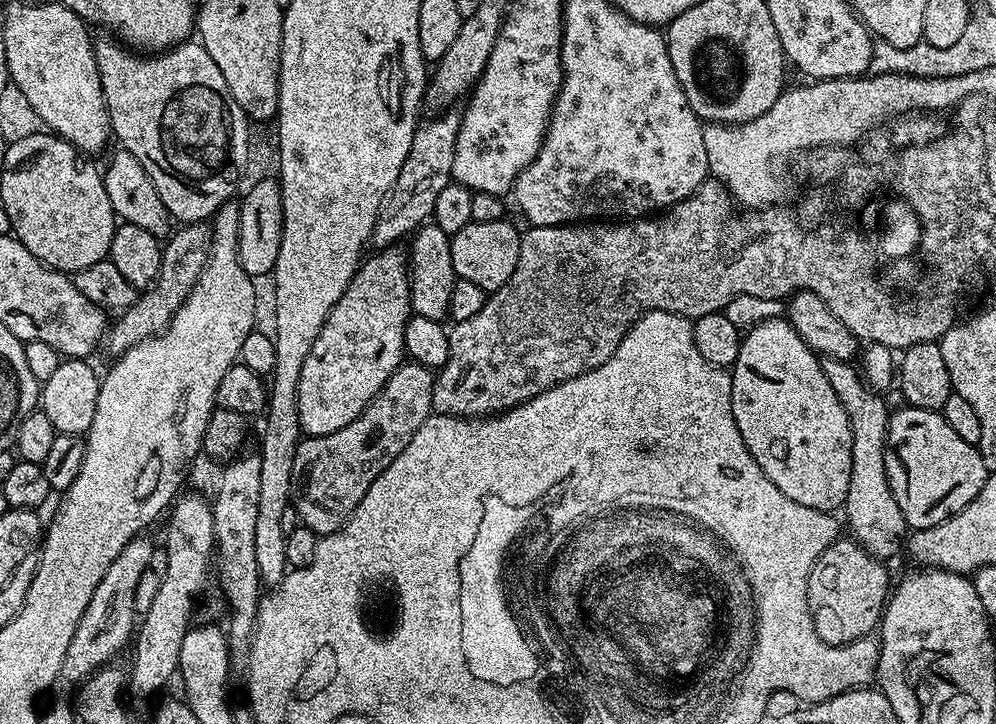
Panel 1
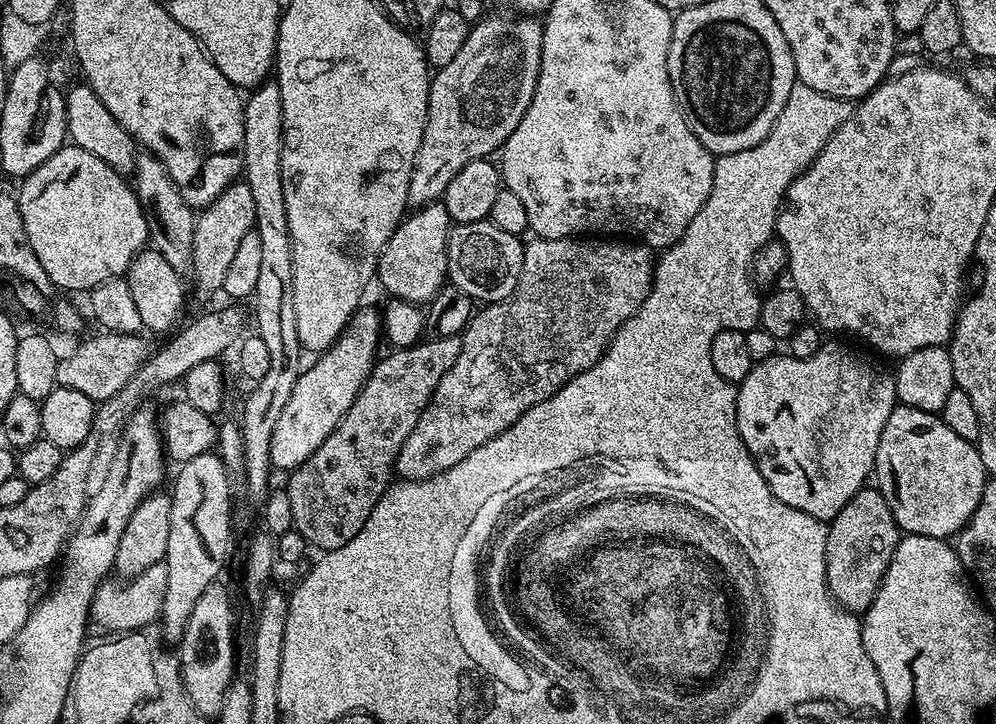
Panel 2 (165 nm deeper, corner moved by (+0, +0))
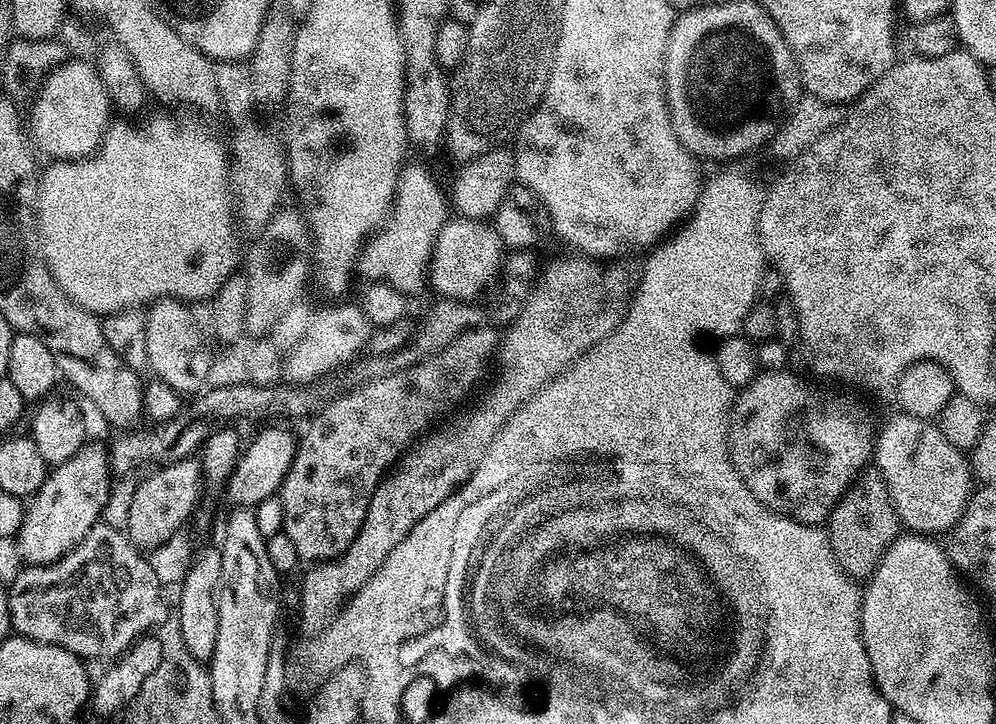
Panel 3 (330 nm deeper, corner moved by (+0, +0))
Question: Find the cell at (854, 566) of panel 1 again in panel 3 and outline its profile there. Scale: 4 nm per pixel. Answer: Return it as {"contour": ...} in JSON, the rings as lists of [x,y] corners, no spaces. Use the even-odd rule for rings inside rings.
{"contour":[[[875,466],[865,468],[840,496],[828,515],[826,531],[834,550],[834,558],[845,576],[868,578],[881,567],[880,559],[889,555],[888,547],[895,542],[896,535],[902,532],[902,525],[894,510],[890,490]]]}

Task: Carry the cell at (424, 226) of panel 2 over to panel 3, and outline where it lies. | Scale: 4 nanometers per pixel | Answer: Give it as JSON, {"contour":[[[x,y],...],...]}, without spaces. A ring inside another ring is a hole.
{"contour":[[[405,163],[396,183],[392,211],[360,249],[359,275],[364,275],[368,282],[394,286],[394,290],[409,298],[415,297],[415,292],[425,291],[434,242],[449,218],[450,200],[445,189],[440,189],[439,182],[422,165]]]}

